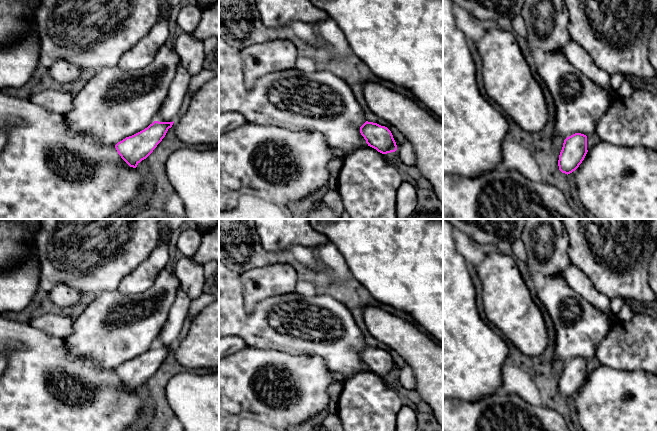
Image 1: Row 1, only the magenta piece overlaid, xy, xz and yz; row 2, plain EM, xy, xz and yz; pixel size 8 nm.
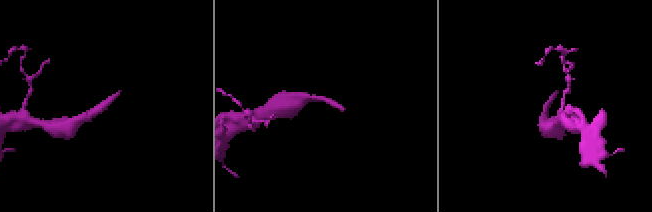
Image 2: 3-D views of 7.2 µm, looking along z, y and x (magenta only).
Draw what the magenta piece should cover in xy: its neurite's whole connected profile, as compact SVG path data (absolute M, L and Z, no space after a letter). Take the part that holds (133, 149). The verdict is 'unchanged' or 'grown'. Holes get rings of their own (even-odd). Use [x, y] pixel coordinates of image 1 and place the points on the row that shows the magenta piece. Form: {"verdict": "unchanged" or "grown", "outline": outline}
{"verdict": "grown", "outline": "M219 76L193 93L182 117L173 122L154 121L144 130L115 145L121 158L133 168L146 159L172 128L188 147L219 145Z"}

